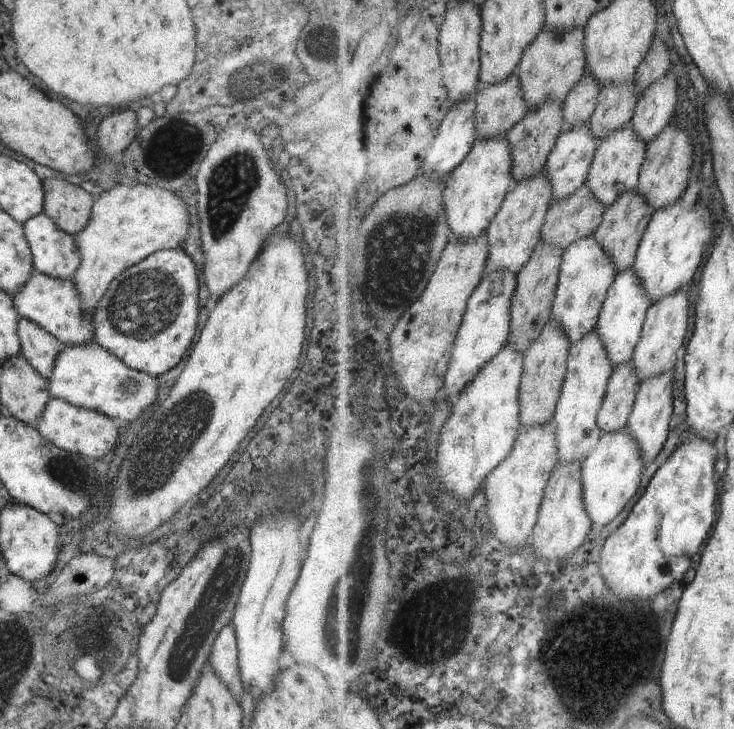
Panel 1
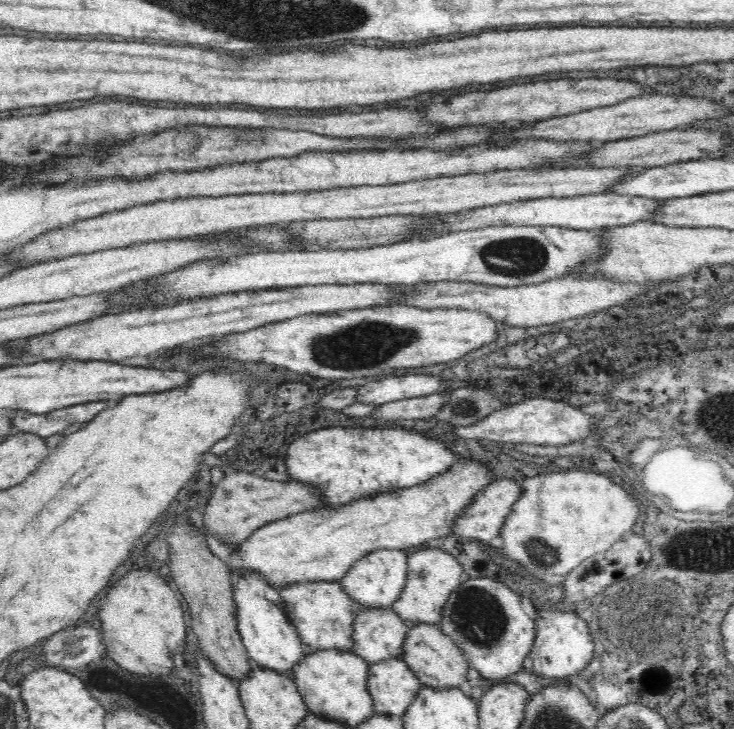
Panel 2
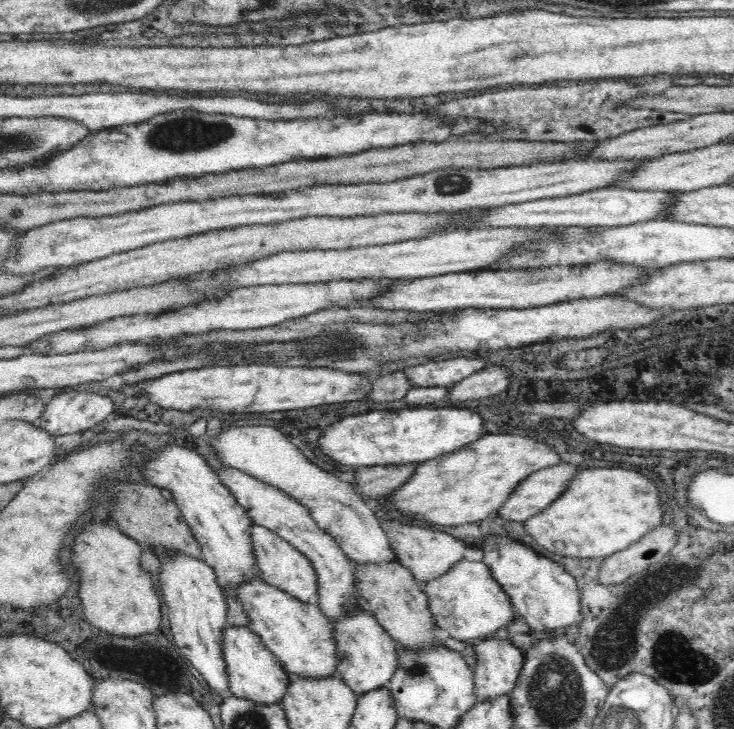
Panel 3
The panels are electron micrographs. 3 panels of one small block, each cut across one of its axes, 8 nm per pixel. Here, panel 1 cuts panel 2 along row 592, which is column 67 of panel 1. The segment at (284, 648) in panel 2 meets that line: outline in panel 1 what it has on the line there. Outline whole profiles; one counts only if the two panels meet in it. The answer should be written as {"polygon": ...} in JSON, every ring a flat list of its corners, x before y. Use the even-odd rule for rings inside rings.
{"polygon":[[44,212,29,218,23,224,23,233,33,256,34,269,52,278,73,280,81,261,75,236,60,230]]}

